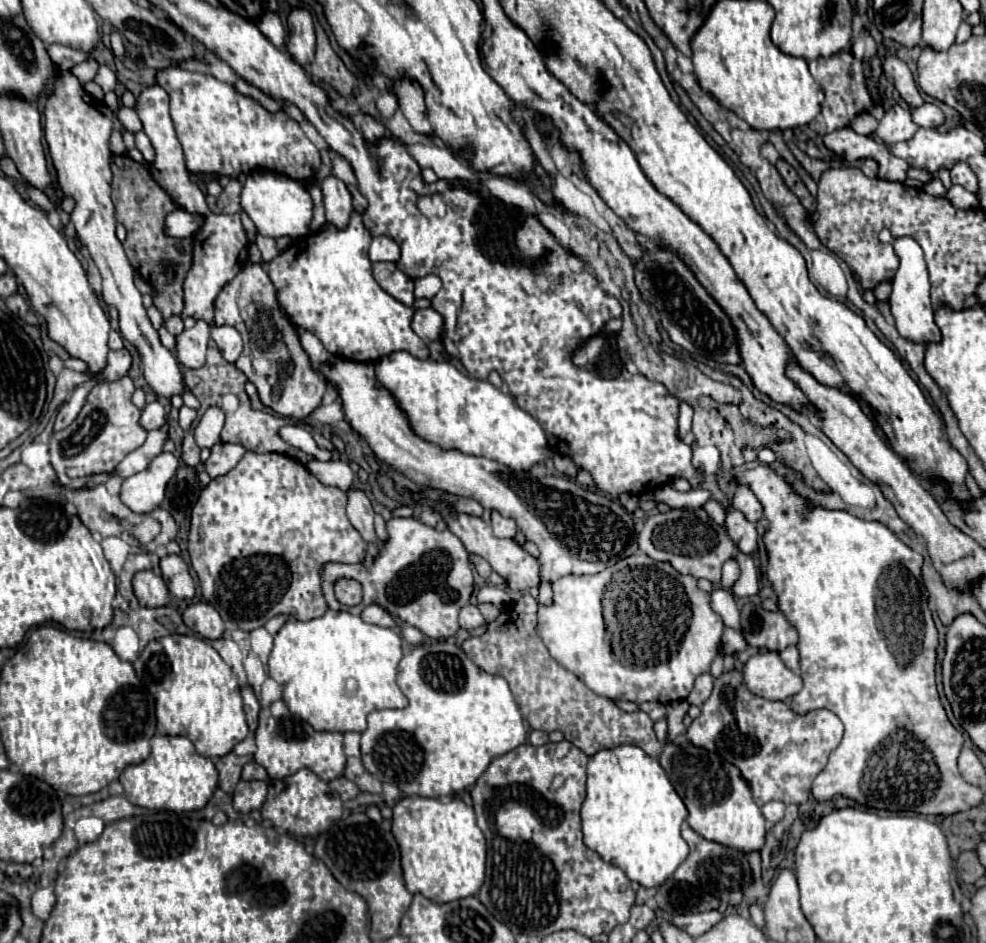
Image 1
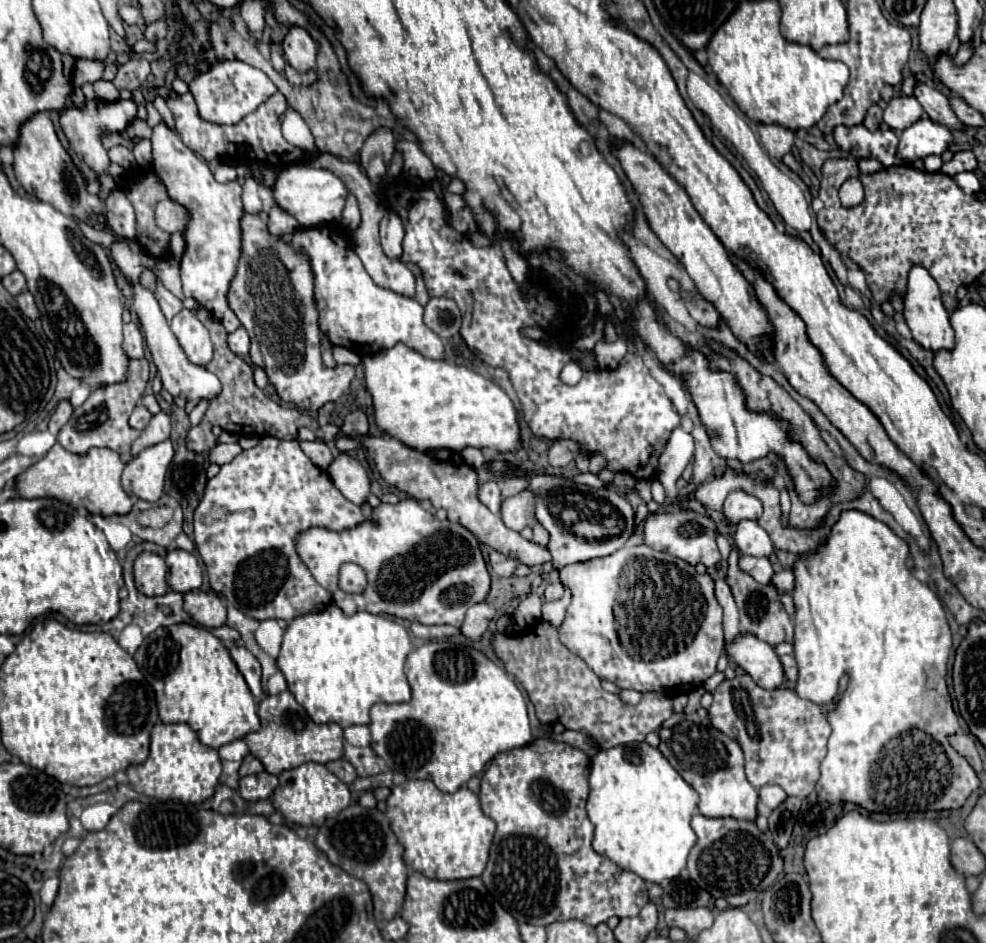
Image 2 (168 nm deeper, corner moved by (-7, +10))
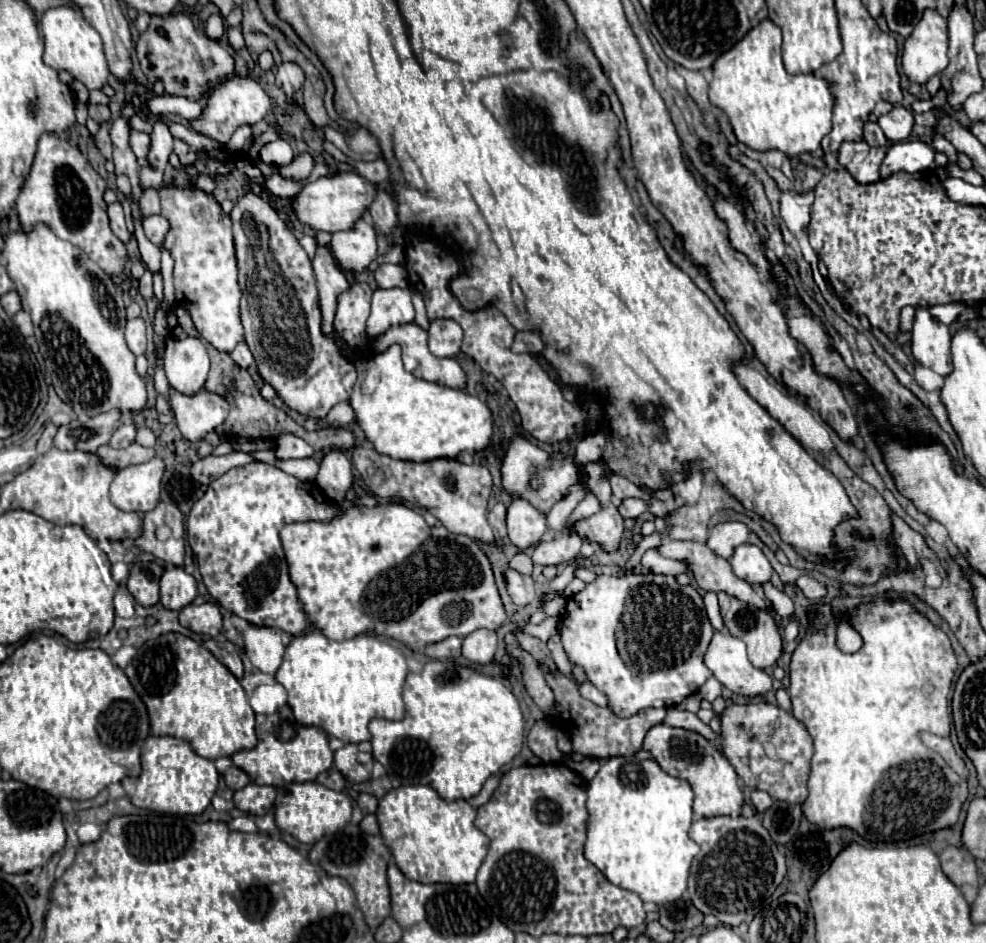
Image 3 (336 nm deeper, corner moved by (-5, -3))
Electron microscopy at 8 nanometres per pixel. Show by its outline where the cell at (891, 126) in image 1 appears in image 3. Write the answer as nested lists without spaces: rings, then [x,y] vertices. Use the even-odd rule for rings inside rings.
[[[895,106],[889,114],[881,116],[877,122],[879,122],[883,134],[891,142],[907,140],[911,130],[913,130],[913,114],[907,108],[903,108],[903,106]]]

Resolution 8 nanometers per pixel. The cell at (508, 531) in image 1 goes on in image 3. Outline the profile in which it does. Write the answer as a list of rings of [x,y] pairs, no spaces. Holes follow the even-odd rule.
[[[513,498],[507,508],[507,536],[519,550],[533,548],[547,530],[547,516],[529,500]]]

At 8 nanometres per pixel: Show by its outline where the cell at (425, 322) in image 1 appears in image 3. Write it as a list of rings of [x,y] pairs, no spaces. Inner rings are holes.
[[[451,318],[431,320],[429,326],[429,350],[439,358],[453,358],[463,342],[461,326]]]

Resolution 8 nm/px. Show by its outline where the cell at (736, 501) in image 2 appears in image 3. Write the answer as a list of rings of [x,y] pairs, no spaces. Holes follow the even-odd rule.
[[[735,520],[735,522],[723,522],[723,524],[717,524],[711,530],[707,546],[713,552],[717,552],[719,556],[729,558],[739,544],[747,542],[747,538],[749,538],[749,528],[743,522],[739,522],[739,520]]]

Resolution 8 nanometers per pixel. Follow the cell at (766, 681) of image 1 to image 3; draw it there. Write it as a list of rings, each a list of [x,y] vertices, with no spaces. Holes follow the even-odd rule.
[[[715,632],[711,644],[709,644],[709,650],[705,654],[705,664],[707,668],[715,674],[715,678],[727,686],[731,692],[739,694],[739,696],[747,696],[747,698],[757,698],[757,696],[763,696],[771,690],[771,684],[773,684],[773,678],[761,670],[761,668],[755,668],[749,658],[747,658],[747,650],[745,650],[745,644],[743,640],[731,636],[729,632]]]

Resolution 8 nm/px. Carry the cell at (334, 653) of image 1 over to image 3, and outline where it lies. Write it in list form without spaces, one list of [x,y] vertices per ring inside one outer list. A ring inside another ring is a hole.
[[[313,628],[291,638],[275,680],[287,690],[289,706],[299,724],[317,726],[345,744],[359,744],[371,738],[367,730],[369,720],[401,720],[405,716],[401,688],[407,672],[405,654],[377,636],[361,634],[351,640],[337,642]]]

